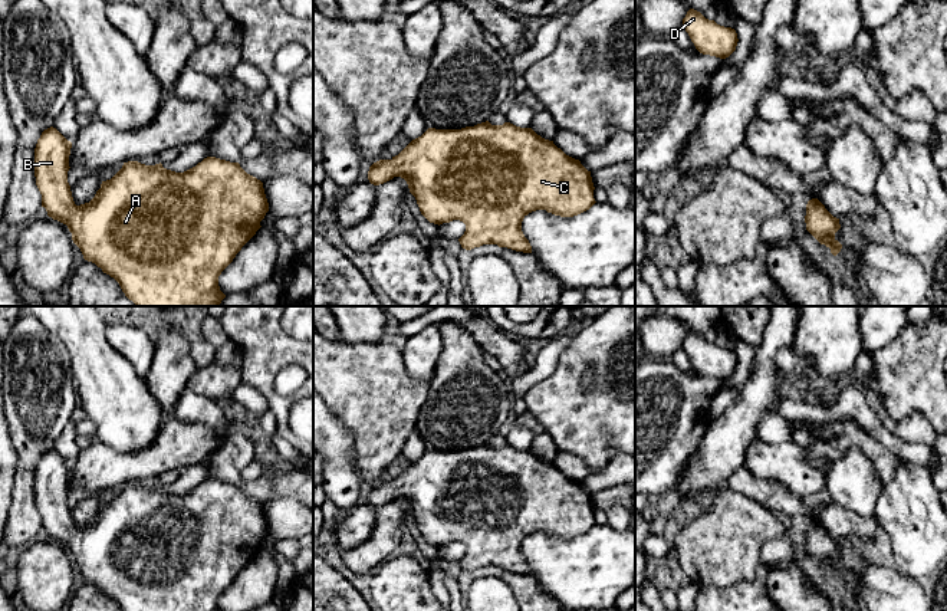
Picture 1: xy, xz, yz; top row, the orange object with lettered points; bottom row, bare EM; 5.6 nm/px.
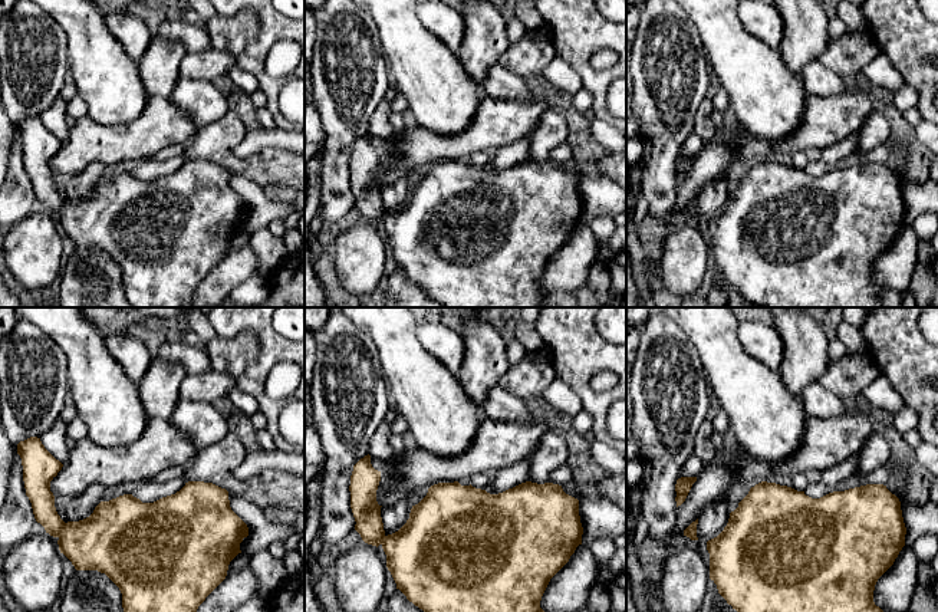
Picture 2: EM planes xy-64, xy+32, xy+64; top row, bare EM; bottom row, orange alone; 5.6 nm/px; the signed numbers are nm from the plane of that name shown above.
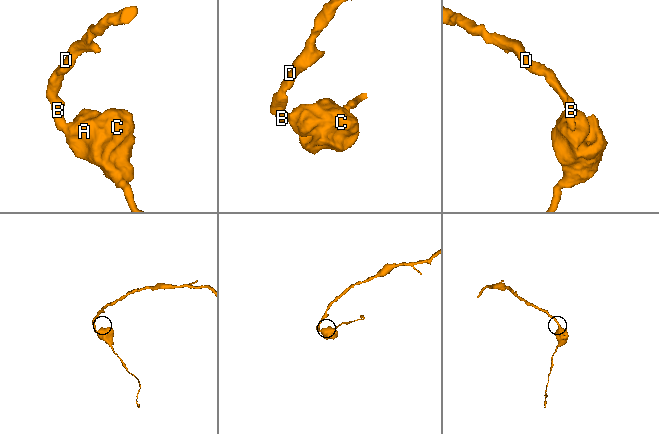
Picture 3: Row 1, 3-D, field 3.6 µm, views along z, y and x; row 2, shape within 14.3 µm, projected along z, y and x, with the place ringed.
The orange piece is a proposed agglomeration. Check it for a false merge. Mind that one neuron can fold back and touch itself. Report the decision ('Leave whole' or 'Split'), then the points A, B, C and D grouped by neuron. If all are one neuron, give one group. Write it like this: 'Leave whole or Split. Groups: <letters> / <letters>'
Leave whole. Groups: A B C D

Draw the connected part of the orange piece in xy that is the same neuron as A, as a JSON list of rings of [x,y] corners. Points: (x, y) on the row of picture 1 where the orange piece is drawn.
[[[50,127],[45,129],[34,148],[34,177],[36,185],[42,194],[42,207],[46,208],[49,217],[68,226],[72,233],[72,240],[80,249],[83,259],[95,263],[103,273],[114,277],[119,283],[125,296],[137,306],[220,306],[226,295],[220,290],[218,276],[233,262],[241,247],[262,227],[260,221],[269,211],[263,183],[247,174],[239,162],[230,162],[216,157],[207,157],[195,167],[184,173],[167,170],[161,162],[155,165],[145,165],[138,161],[128,161],[124,162],[122,168],[111,180],[102,181],[101,188],[89,203],[76,206],[68,183],[70,148],[72,142],[68,141],[56,128]]]

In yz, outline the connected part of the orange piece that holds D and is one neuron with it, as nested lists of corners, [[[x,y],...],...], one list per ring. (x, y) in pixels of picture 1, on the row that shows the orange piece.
[[[694,9],[687,12],[683,27],[703,55],[726,59],[736,50],[739,42],[736,30],[706,19]]]

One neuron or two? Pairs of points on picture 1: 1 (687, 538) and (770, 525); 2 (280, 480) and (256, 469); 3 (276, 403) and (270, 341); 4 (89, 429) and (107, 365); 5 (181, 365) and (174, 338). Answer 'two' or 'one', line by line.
1: one
2: two
3: one
4: two
5: one

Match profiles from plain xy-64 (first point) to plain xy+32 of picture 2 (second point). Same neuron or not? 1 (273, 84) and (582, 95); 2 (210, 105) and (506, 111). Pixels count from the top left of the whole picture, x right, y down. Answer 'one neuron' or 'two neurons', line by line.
1: two neurons
2: two neurons

